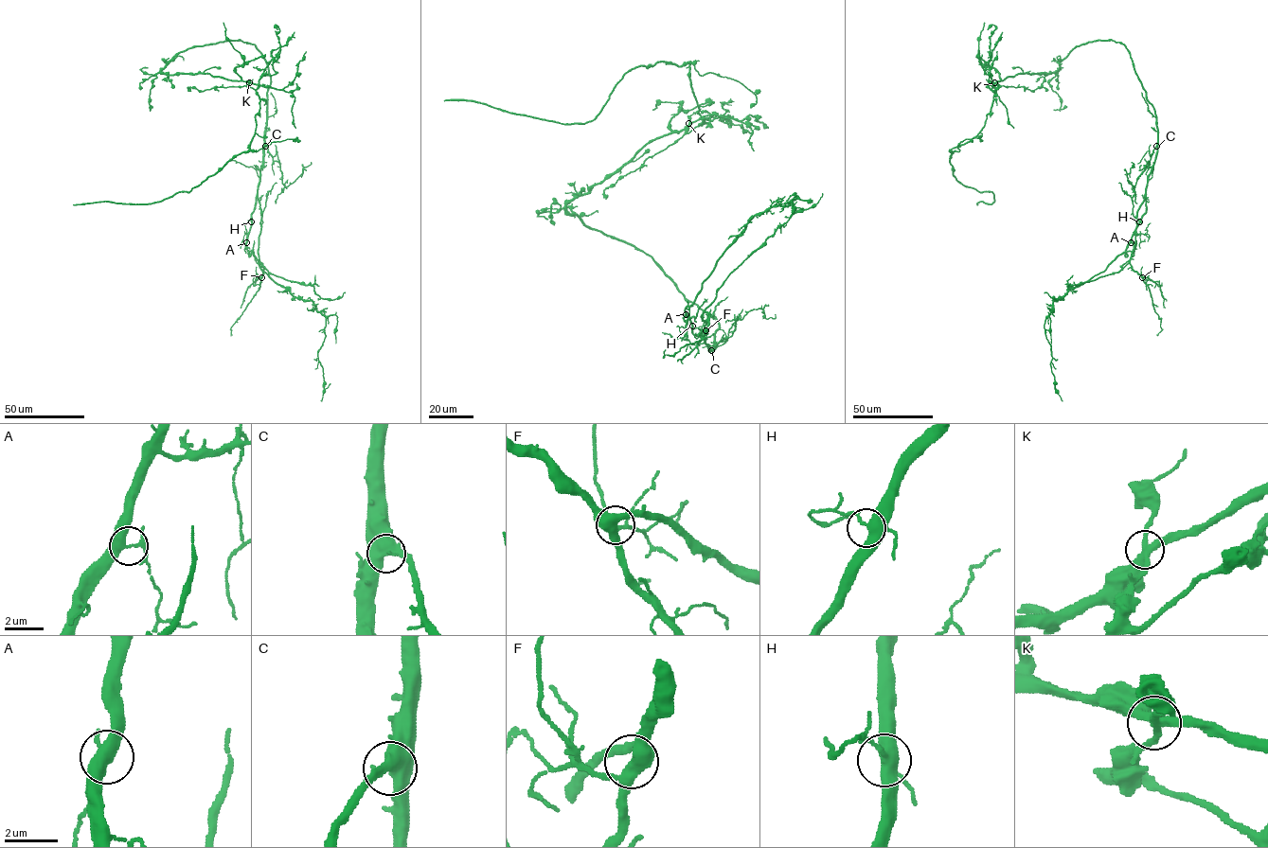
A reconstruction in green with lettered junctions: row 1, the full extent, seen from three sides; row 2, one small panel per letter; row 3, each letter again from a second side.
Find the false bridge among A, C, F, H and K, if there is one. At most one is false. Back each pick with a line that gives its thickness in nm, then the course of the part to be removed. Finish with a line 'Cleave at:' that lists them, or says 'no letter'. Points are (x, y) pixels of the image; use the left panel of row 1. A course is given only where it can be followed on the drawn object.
K: calibre 340 nm; course (249, 83), (260, 100), (249, 149), (235, 155), (200, 185), (146, 203), (102, 201), (73, 204)
Cleave at: K

